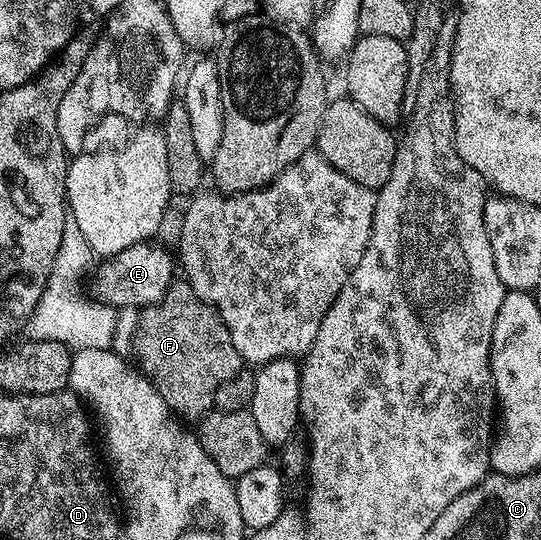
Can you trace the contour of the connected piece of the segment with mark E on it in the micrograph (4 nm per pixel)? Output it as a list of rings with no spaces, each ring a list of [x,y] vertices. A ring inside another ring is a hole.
[[[139,242],[138,244],[134,244],[130,248],[126,248],[122,252],[118,252],[117,254],[113,254],[111,256],[105,257],[103,259],[104,262],[101,264],[100,267],[96,270],[96,279],[92,282],[92,290],[91,293],[95,295],[97,299],[101,302],[105,302],[107,306],[115,306],[117,308],[123,308],[123,306],[136,306],[135,308],[143,308],[146,306],[152,306],[154,305],[158,300],[162,300],[162,296],[165,292],[167,292],[168,287],[172,285],[174,281],[174,275],[172,275],[172,262],[174,266],[174,258],[172,255],[172,258],[170,255],[167,254],[166,251],[163,250],[160,246],[152,246],[156,244],[149,244],[148,242]]]

